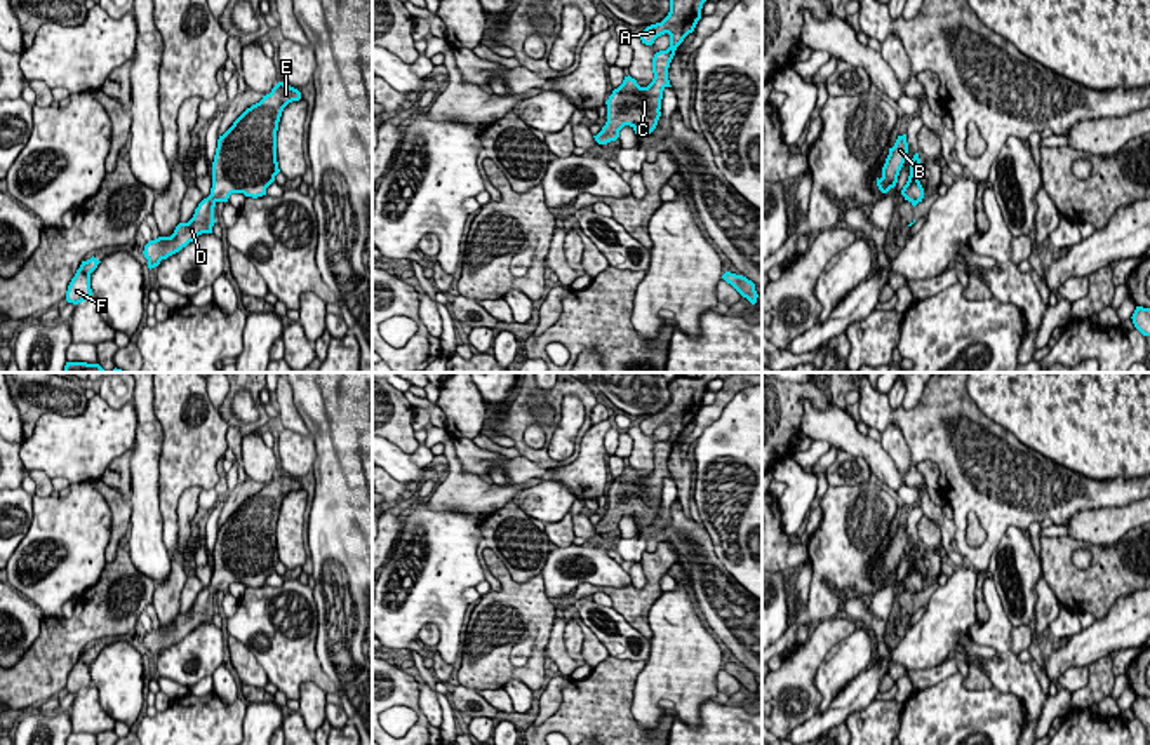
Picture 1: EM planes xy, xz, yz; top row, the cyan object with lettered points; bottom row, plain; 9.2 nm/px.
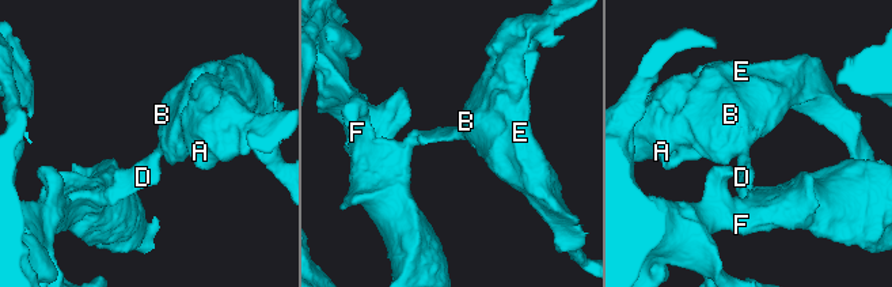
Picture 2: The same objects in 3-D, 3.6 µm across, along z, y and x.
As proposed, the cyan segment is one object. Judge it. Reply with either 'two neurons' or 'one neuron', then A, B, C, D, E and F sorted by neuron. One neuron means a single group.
one neuron; groups A B C D E F

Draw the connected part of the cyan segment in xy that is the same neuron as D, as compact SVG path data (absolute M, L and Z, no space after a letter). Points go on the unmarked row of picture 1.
M278 472L270 484L247 498L217 529L212 552L212 578L188 613L179 613L170 627L158 627L144 635L148 658L179 642L202 623L212 623L214 597L231 583L263 587L280 562L277 552L277 520L284 498L299 491L301 482Z

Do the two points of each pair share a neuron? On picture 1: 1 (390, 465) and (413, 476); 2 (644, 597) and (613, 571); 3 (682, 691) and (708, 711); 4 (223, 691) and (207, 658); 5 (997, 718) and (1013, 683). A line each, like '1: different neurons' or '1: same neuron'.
1: same neuron
2: different neurons
3: different neurons
4: different neurons
5: different neurons

